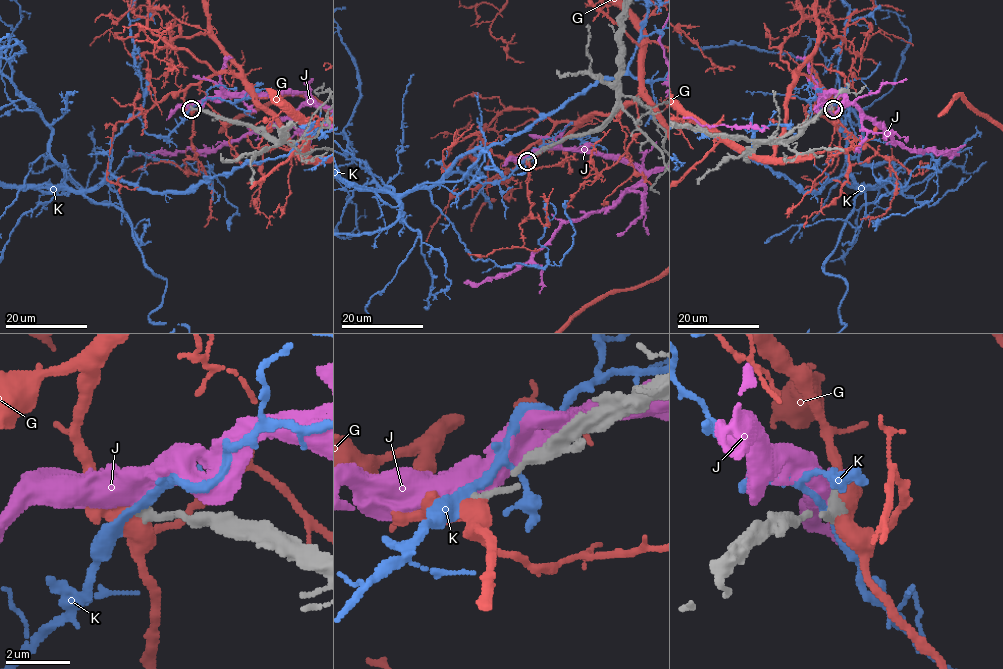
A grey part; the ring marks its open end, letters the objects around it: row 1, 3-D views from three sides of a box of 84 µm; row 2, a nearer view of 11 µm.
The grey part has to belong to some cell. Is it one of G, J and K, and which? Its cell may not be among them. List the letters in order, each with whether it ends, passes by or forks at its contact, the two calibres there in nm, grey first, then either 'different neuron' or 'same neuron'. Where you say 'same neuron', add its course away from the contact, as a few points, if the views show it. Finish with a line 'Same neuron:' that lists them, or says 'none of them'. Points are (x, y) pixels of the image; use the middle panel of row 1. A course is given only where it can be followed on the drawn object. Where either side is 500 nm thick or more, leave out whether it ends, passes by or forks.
G: calibres 360 and 550 nm; different neuron
J: calibres 340 and 800 nm; different neuron
K: it passes by; calibres 360 and 240 nm; different neuron
Same neuron: none of them

